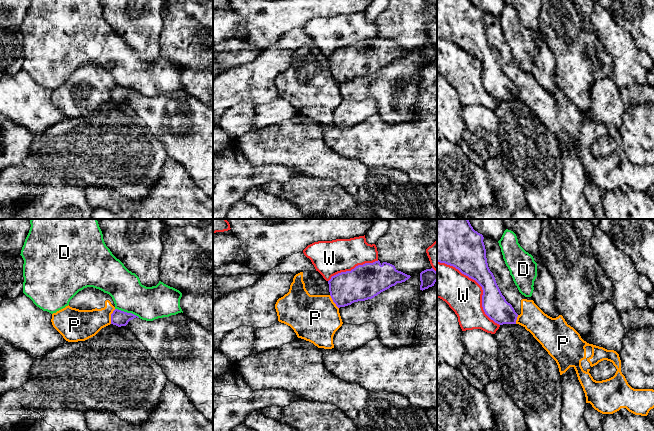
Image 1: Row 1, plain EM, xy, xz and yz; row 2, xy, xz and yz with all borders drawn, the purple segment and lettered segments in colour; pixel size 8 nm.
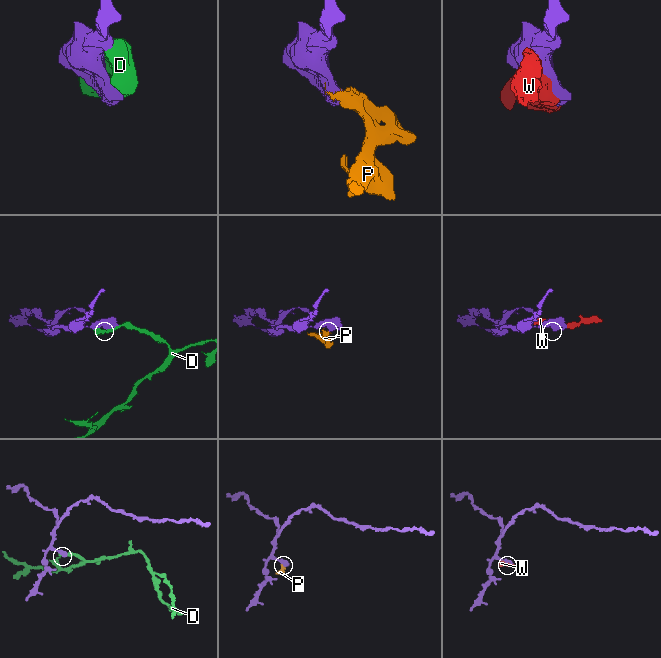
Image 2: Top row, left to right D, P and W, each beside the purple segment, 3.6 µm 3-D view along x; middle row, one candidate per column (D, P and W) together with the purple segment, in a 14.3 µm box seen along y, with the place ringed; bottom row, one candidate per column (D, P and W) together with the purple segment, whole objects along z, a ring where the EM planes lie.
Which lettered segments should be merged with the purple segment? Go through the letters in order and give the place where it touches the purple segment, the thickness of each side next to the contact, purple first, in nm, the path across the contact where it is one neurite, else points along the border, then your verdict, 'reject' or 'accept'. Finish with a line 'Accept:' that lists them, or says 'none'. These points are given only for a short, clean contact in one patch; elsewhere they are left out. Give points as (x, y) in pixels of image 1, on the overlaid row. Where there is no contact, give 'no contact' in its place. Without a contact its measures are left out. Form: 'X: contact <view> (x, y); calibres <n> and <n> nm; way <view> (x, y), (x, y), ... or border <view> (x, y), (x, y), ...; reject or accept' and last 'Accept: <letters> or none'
D: contact xy (126, 312); calibres 130 and 280 nm; reject
P: contact xy (111, 316); calibres 130 and 240 nm; border xy (115, 309), (111, 314), (110, 323); reject
W: contact yz (479, 284); calibres 280 and 280 nm; reject
Accept: none

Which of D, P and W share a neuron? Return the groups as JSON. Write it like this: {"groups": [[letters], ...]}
{"groups": [["D"], ["P"], ["W"]]}

